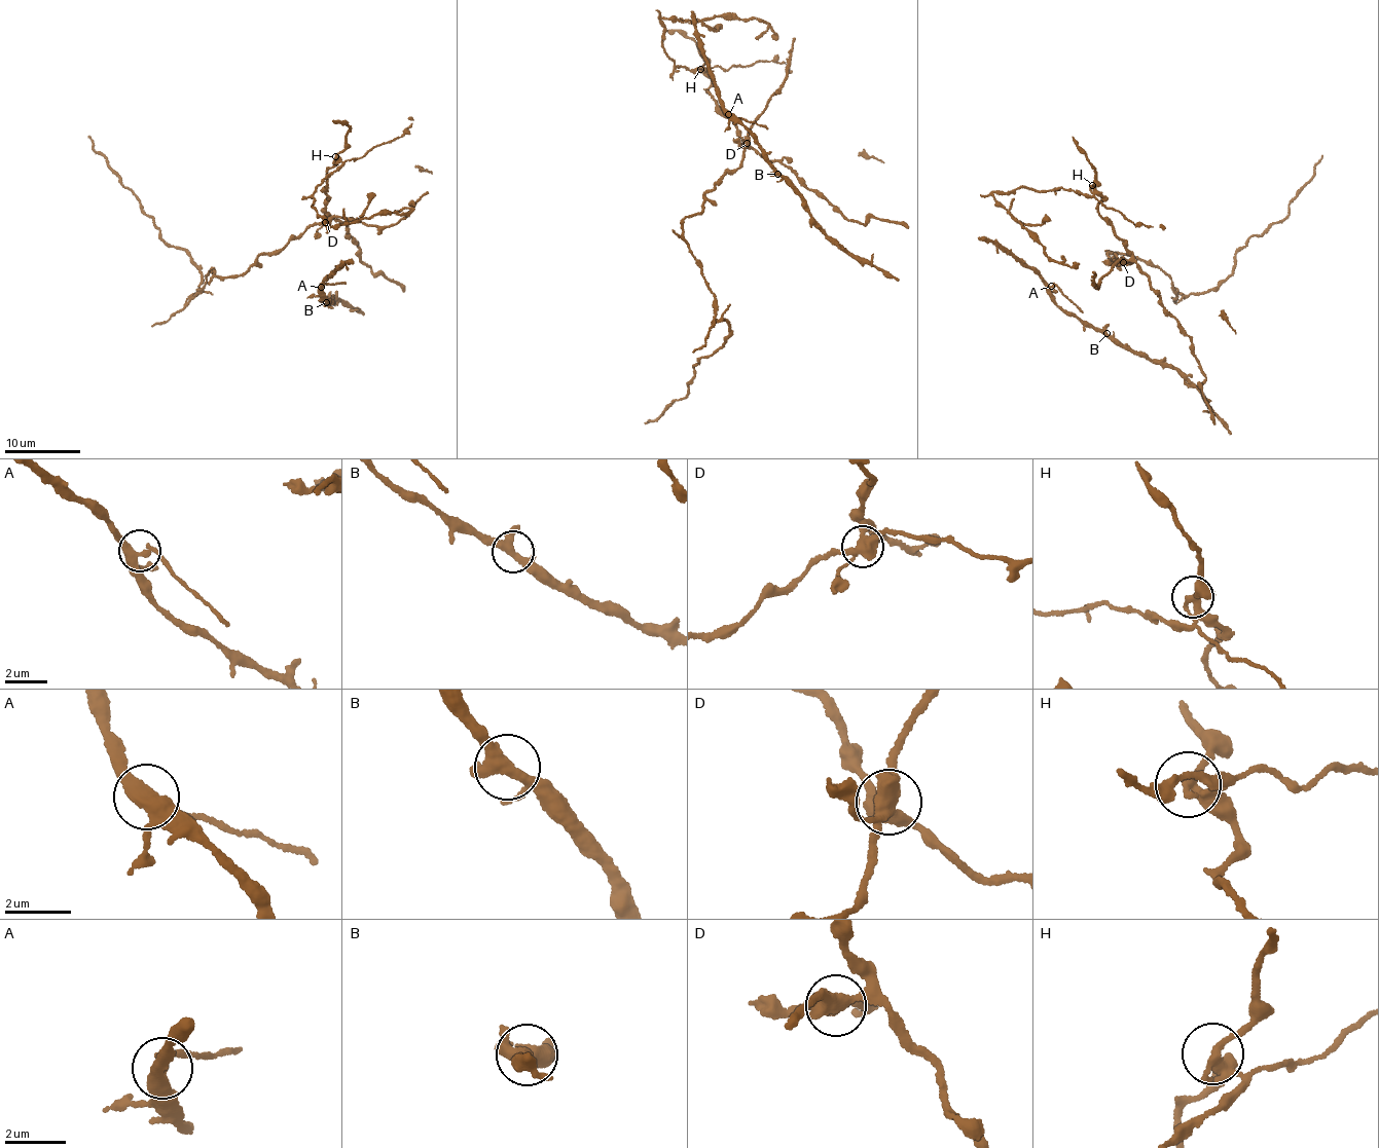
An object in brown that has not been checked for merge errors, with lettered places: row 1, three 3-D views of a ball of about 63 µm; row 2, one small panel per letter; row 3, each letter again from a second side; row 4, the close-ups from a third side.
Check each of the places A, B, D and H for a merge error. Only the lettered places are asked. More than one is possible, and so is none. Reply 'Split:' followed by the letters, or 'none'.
Split: D, H

